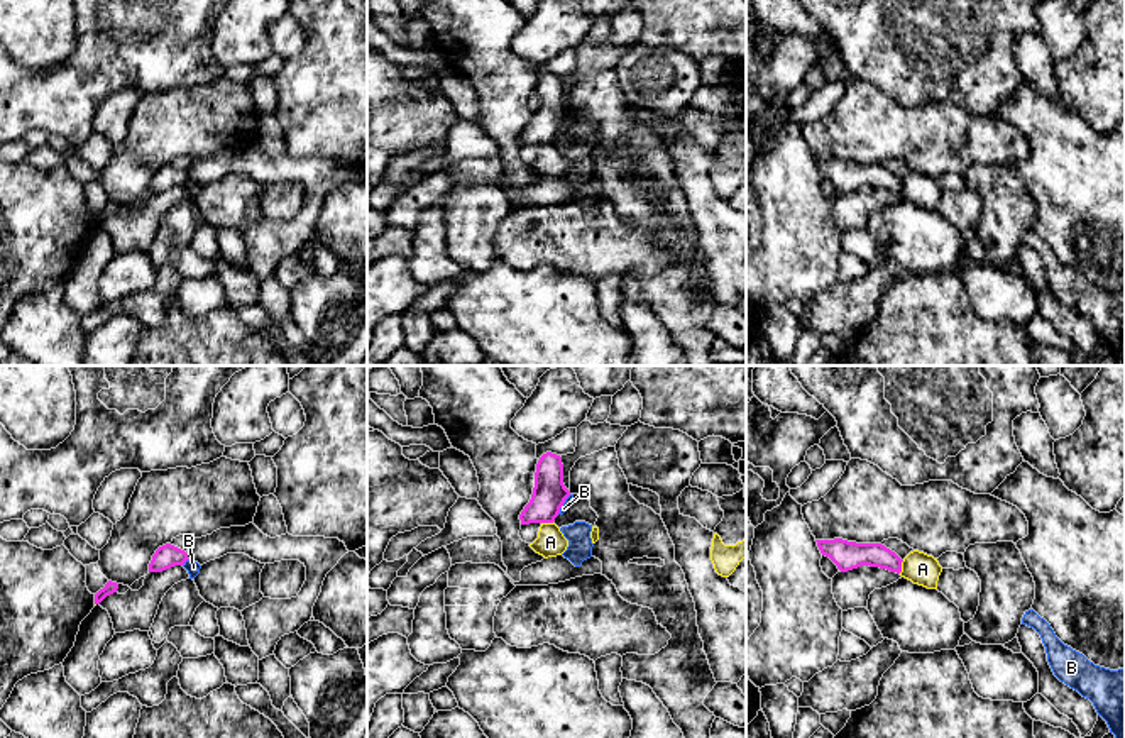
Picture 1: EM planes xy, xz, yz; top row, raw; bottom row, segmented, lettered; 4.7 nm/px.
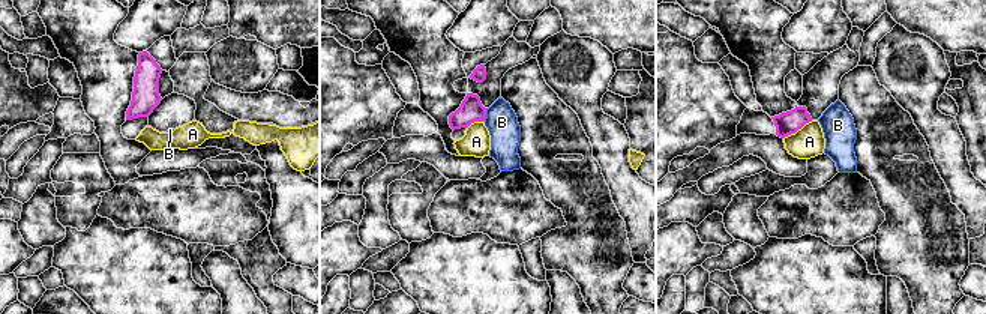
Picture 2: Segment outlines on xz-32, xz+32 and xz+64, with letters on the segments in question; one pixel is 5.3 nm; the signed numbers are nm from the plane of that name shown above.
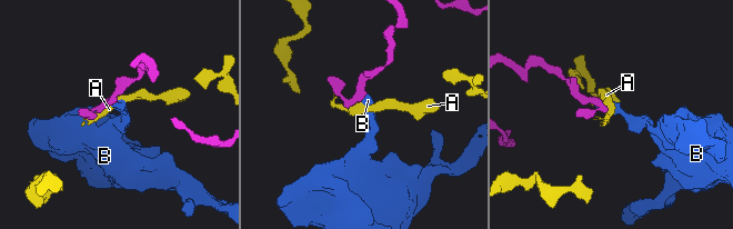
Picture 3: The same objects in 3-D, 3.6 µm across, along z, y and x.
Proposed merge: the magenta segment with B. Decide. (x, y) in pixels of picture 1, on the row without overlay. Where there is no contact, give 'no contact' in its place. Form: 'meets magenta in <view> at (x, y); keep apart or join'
meets magenta in xy at (185, 181); keep apart

